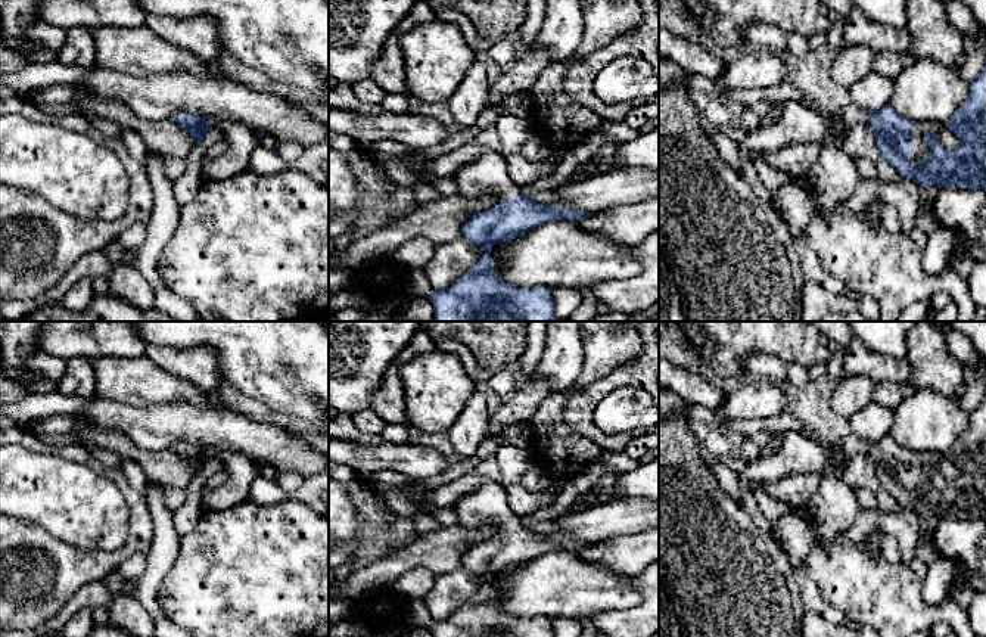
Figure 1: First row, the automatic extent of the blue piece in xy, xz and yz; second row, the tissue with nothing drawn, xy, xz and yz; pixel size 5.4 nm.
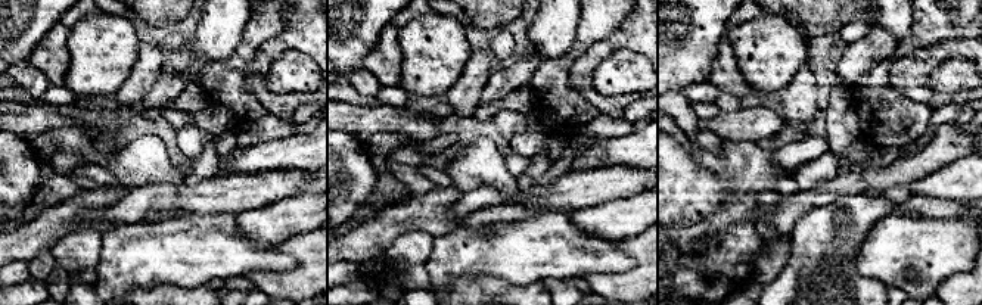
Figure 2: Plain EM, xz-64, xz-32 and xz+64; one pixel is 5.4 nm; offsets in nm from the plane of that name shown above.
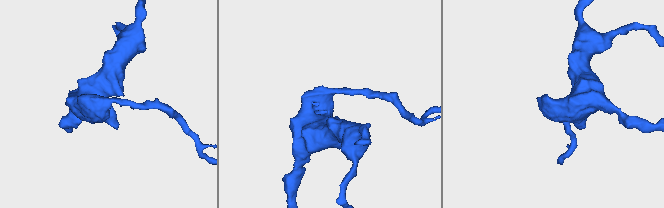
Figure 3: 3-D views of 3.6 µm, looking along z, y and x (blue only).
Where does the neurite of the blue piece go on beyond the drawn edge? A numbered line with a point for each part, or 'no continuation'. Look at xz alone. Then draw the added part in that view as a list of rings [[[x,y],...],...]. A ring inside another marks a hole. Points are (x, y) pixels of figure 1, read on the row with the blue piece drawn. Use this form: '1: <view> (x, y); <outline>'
1: xz (487, 174); [[[489,146],[479,158],[461,167],[451,178],[458,184],[460,195],[464,198],[498,195],[511,201],[523,195],[523,189],[508,177],[504,156]]]

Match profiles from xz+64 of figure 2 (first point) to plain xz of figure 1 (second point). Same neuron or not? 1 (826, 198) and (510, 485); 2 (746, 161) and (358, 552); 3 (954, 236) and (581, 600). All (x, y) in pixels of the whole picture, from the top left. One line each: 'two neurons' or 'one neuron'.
1: two neurons
2: one neuron
3: one neuron

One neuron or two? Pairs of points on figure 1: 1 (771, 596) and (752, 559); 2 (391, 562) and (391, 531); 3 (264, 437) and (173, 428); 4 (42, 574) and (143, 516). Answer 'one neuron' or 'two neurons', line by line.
1: one neuron
2: two neurons
3: one neuron
4: one neuron

